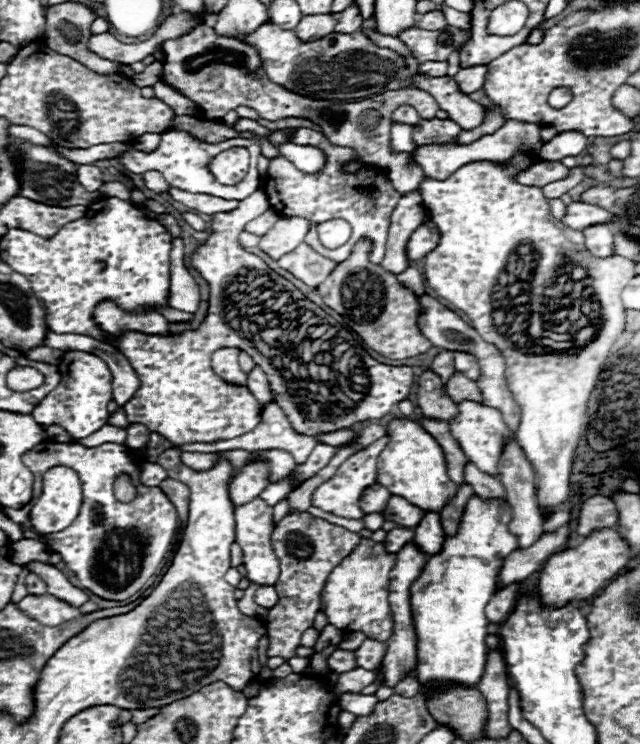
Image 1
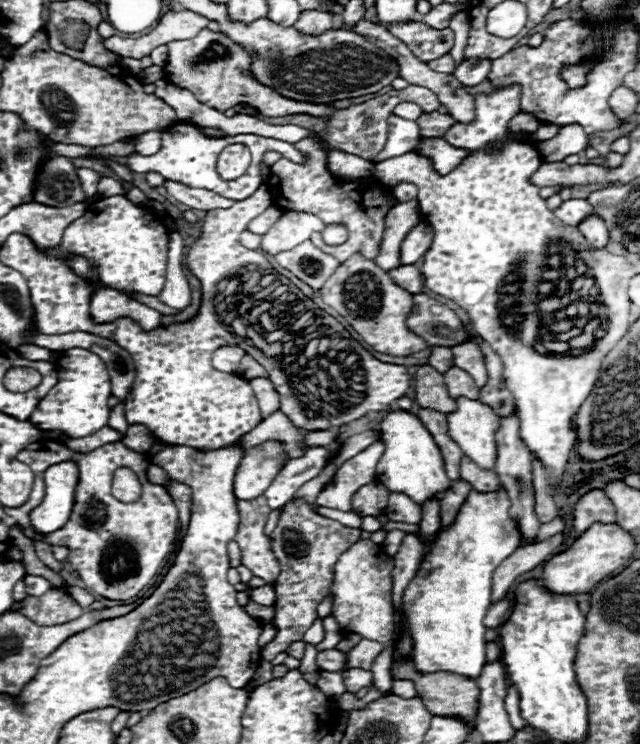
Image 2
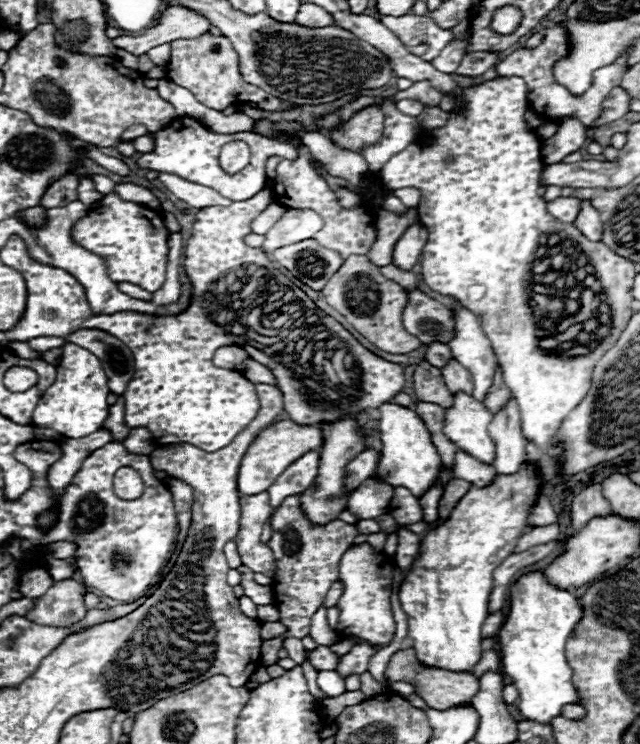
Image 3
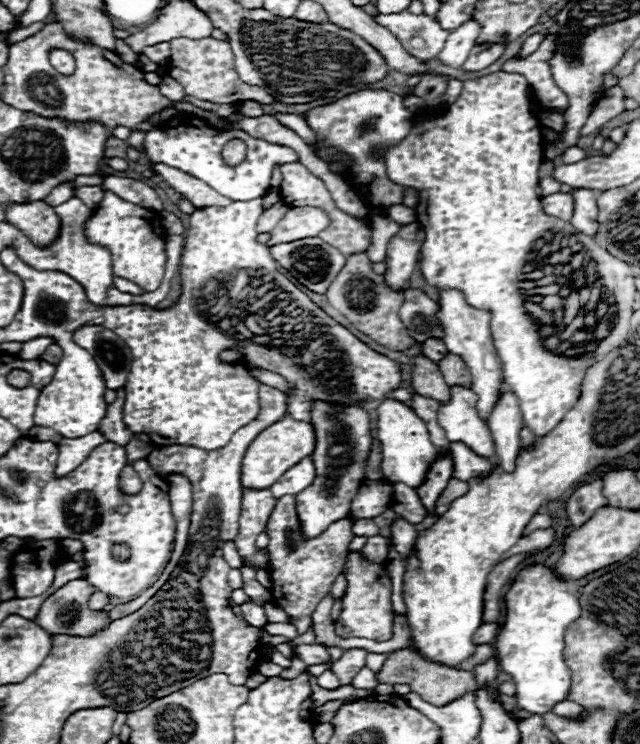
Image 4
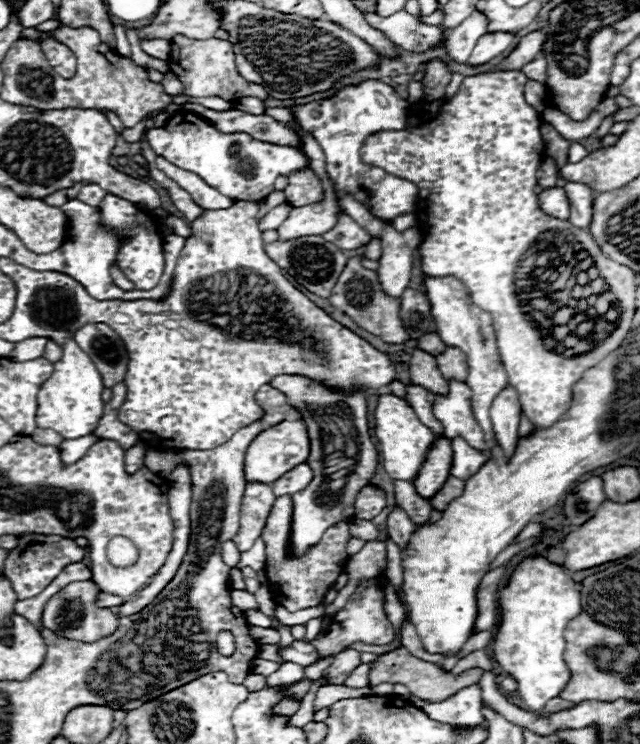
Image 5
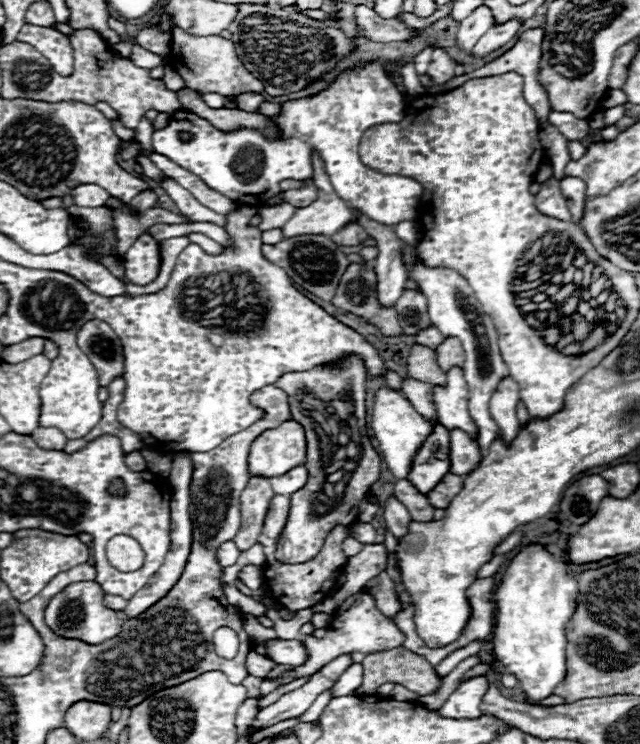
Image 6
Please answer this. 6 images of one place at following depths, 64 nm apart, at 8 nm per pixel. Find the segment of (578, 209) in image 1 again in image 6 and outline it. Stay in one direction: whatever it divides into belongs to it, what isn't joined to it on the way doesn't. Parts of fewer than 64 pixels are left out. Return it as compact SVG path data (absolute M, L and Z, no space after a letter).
M550 178L548 182L544 182L540 186L540 192L534 198L534 204L538 210L542 210L542 214L550 216L550 218L558 218L558 220L572 220L572 214L566 206L566 198L560 190L558 180Z

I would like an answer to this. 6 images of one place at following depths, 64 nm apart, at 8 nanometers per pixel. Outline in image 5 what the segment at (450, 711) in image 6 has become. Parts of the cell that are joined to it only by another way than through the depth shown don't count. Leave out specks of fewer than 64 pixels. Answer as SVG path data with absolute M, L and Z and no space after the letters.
M478 684L462 688L458 694L450 696L446 702L424 702L418 696L410 696L410 702L424 710L430 718L438 720L438 722L446 722L450 726L460 726L460 728L474 728L480 726L484 722L482 716L482 690L478 688Z

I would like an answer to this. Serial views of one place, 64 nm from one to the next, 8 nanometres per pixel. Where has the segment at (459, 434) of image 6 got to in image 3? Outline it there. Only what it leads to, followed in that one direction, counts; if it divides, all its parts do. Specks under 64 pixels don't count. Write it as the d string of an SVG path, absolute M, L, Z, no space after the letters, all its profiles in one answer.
M458 450L456 454L456 468L454 468L454 478L466 480L478 488L490 486L496 478L496 470L494 466L486 466L474 458L470 458L470 454L466 454L464 450Z

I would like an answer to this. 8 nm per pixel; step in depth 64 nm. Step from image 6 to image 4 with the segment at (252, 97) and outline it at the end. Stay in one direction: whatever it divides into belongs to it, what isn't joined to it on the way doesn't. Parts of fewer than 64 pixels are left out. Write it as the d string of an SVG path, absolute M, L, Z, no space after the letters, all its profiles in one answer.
M252 100L238 102L238 104L236 104L236 110L238 110L240 114L250 116L250 118L254 118L254 116L262 116L262 114L264 114L264 112L262 112L262 106L260 106L258 102L252 102Z

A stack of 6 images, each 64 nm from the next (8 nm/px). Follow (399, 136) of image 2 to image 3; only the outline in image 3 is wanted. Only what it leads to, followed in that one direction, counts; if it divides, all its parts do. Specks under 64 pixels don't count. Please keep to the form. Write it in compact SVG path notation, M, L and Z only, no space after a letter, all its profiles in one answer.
M386 102L384 114L386 114L386 118L384 118L382 140L362 154L370 166L372 176L376 176L380 172L380 168L384 166L384 162L388 158L392 158L396 152L410 146L410 142L414 142L420 136L420 126L418 126L416 118L400 114L396 110L396 104Z

